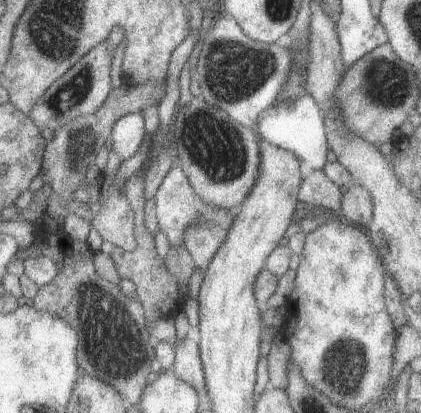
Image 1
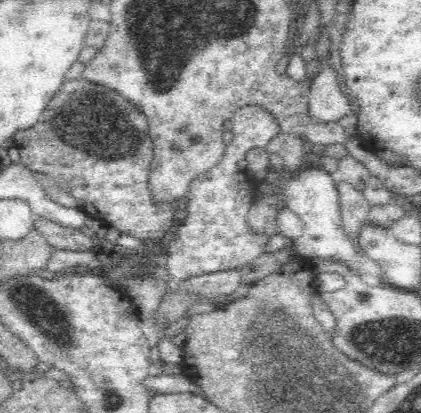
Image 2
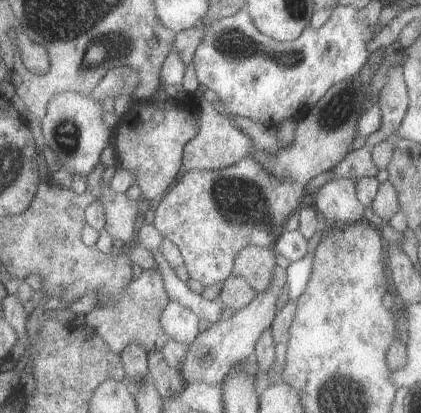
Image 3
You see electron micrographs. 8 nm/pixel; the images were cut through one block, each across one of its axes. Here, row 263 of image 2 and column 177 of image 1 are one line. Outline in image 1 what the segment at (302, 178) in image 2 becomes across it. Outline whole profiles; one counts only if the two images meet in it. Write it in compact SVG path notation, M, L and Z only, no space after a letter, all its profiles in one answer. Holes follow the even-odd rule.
M191 338L181 340L177 344L177 366L175 372L193 384L201 394L207 394L207 372L203 364L203 354L201 354L201 344L195 344Z

